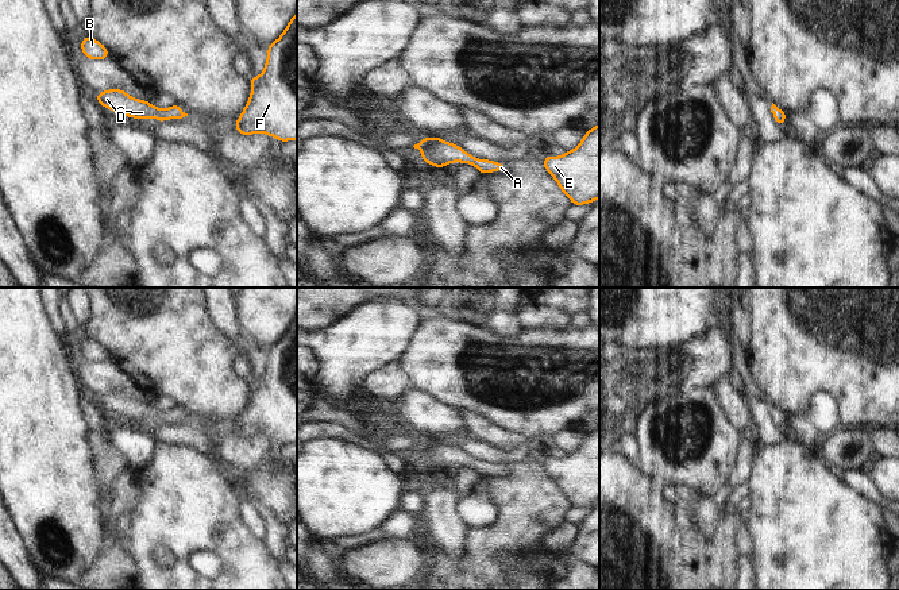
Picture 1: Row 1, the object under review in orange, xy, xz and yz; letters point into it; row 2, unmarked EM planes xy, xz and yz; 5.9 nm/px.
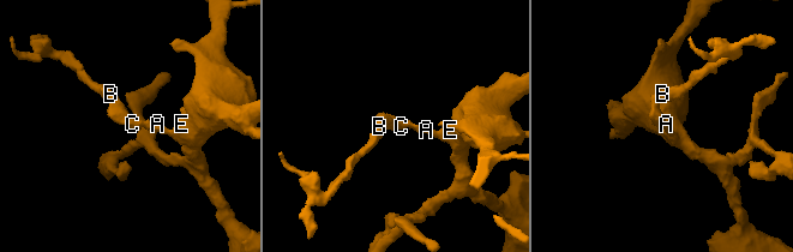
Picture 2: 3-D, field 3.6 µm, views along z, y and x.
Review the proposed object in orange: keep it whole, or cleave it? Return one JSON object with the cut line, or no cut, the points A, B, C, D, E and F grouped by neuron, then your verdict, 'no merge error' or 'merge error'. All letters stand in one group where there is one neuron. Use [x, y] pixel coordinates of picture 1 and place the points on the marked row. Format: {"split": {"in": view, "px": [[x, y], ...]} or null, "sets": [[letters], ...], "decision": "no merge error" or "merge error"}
{"split": null, "sets": [["A", "B", "C", "D", "E", "F"]], "decision": "no merge error"}

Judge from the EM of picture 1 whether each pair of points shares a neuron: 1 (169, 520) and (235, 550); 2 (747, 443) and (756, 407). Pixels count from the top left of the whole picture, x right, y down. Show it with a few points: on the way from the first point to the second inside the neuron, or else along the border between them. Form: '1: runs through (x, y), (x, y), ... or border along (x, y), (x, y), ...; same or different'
1: runs through (185, 520), (193, 520), (211, 538), (219, 539); same
2: border along (753, 438), (757, 443); different

